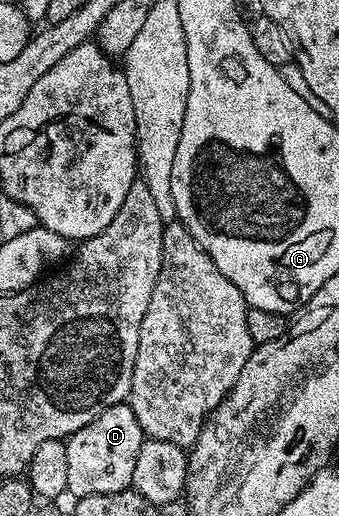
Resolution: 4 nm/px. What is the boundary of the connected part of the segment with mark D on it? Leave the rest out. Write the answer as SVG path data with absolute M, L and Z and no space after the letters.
M127 401L106 408L86 428L78 428L65 441L67 457L67 493L73 499L98 496L102 492L122 492L129 489L145 435Z

